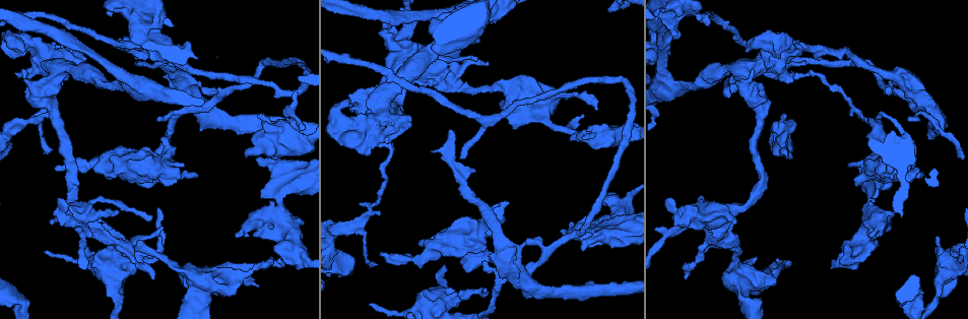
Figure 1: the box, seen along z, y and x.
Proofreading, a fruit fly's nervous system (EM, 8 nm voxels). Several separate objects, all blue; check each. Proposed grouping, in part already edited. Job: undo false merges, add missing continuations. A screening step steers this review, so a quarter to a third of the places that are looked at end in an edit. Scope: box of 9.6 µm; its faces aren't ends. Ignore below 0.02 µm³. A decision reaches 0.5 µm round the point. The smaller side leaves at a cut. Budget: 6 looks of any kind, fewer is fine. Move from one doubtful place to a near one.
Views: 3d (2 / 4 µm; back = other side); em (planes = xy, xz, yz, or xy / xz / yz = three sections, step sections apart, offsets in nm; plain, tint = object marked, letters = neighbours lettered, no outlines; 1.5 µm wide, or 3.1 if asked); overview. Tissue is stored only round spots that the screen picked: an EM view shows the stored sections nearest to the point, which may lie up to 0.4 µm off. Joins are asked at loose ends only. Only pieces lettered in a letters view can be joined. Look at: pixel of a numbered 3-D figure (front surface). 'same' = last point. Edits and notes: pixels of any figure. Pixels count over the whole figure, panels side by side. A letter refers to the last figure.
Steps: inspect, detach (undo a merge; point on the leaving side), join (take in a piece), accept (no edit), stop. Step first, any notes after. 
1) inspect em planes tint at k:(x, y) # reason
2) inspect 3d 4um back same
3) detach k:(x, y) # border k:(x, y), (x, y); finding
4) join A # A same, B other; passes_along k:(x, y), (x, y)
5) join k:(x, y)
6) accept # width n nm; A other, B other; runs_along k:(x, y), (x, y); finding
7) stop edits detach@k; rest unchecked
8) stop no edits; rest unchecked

inspect 3d 4um at 1:(164, 137) # free end

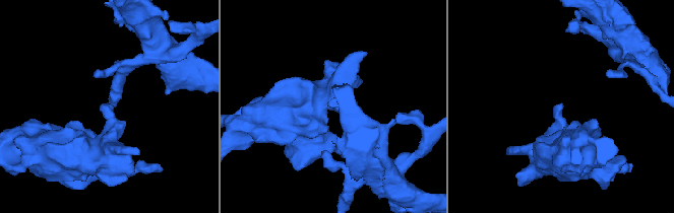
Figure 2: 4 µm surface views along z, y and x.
inspect em planes letters at 2:(332, 105) # now the EM

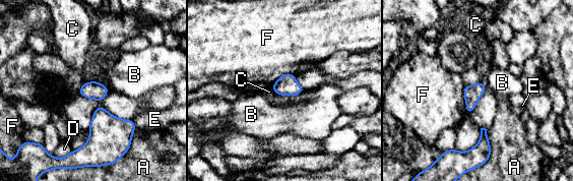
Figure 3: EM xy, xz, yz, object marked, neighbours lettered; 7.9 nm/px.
accept # A other, B other, C other, D other, E other, F other; border 3:(83, 81), (77, 93); no lettered piece goes on from it

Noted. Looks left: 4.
inspect em planes letters at 1:(735, 266)

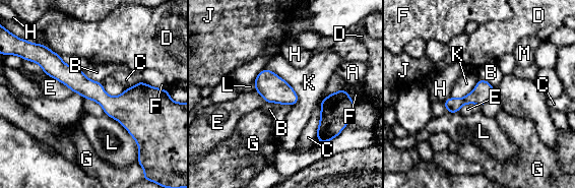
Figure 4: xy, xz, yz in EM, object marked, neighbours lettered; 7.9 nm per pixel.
accept # width 160 nm; longest_contact C 460 nm; A other, B other, C other, D other, E other, F other, G other, H other, J other, K other, L other, M other; all the same cell

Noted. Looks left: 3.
inspect 3d 2um at 1:(430, 54) # thick turns thin

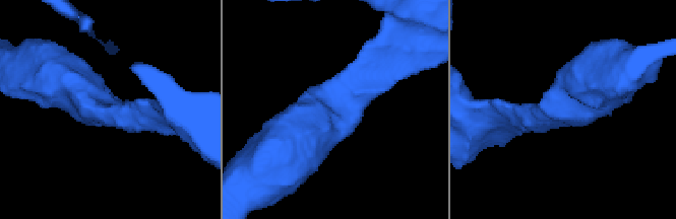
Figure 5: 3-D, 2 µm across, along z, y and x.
inspect em planes letters at 5:(339, 111) # arm_widths 190, 460 nm; need the tissue

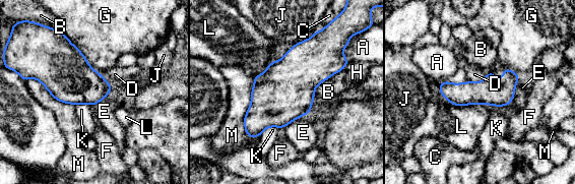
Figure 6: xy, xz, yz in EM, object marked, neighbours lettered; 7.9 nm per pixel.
accept # A other, B other, C other, D other, E other, F other, G other, H other, J other, K other, L other, M other; border 6:(450, 103), (455, 105), (485, 105); all the same cell

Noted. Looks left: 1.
stop no edits; rest unchecked

